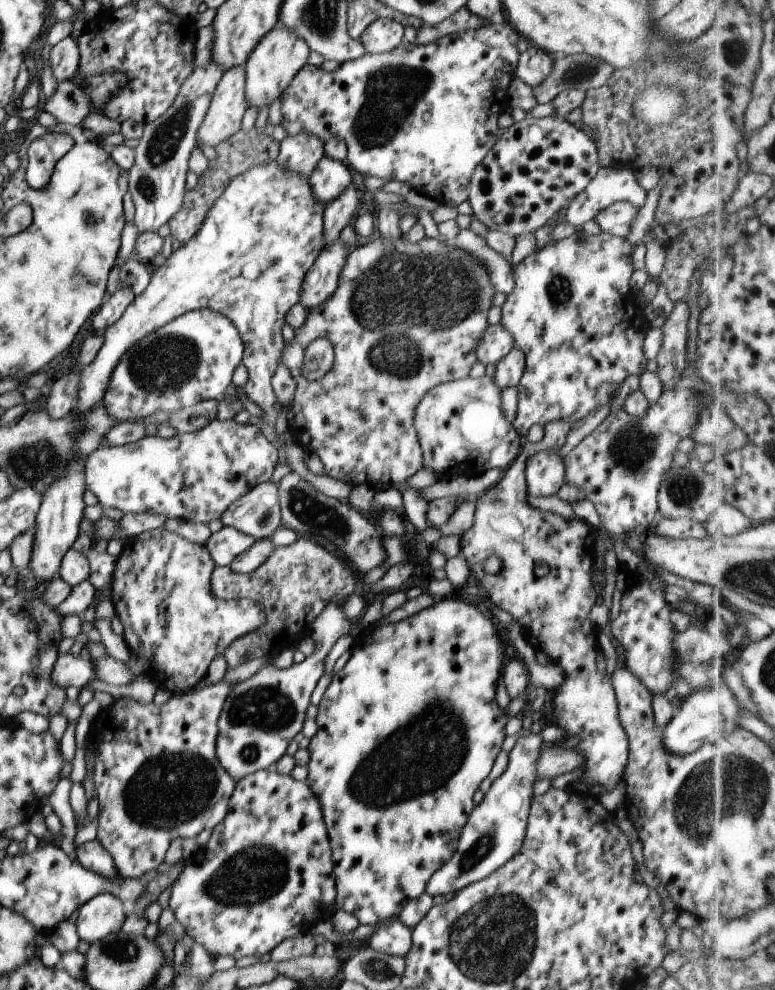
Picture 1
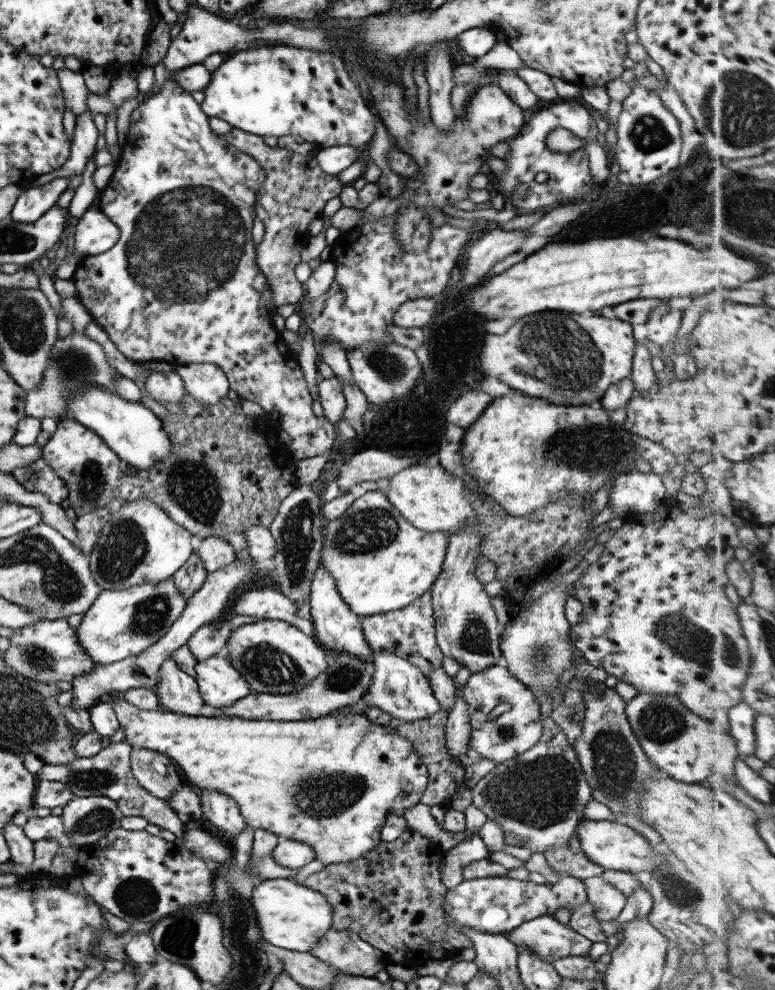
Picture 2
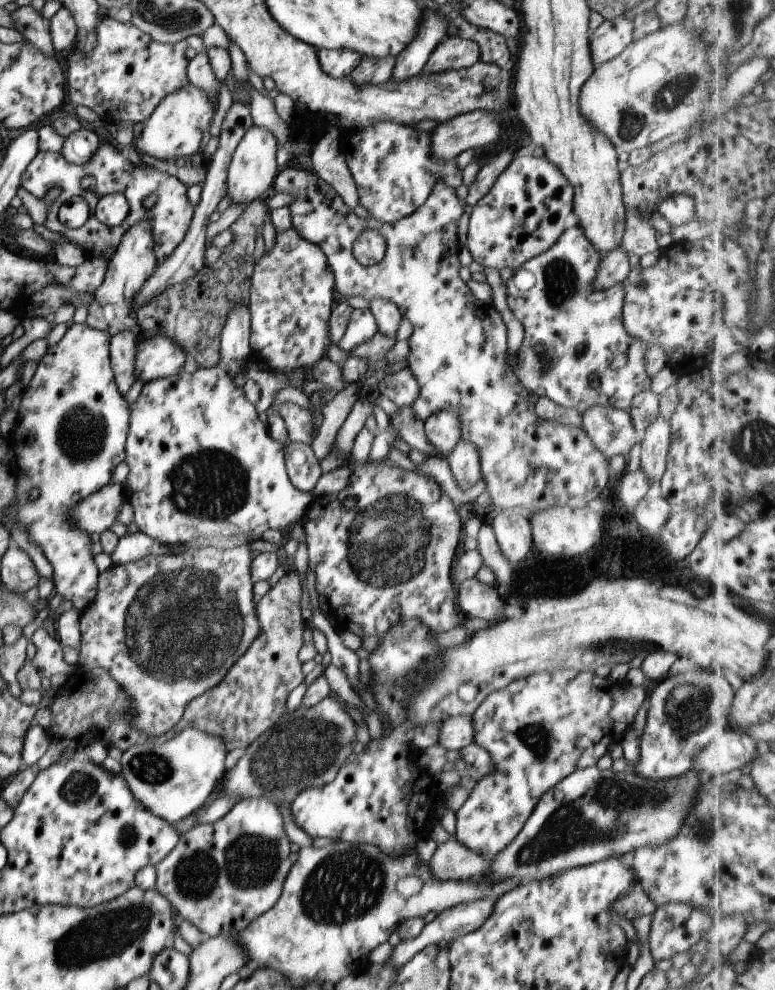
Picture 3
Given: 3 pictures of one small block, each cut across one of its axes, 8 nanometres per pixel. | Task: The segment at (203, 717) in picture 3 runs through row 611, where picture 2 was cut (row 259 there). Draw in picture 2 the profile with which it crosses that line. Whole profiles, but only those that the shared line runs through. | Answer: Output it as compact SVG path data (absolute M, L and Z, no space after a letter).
M233 127L220 138L238 151L249 154L266 172L266 179L262 181L254 203L257 217L265 226L265 236L255 247L256 262L268 280L276 306L296 305L306 294L304 284L296 279L294 268L301 262L302 250L311 238L308 224L322 216L326 202L338 196L344 184L338 175L326 174L320 168L316 156L322 147L307 155L278 146L271 148L262 137Z

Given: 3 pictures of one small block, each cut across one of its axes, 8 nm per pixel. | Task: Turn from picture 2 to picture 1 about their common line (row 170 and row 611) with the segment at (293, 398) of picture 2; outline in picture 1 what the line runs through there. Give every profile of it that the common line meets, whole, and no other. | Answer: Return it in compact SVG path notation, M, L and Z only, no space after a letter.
M164 527L146 531L136 538L124 542L121 553L116 557L111 578L111 596L115 616L123 624L123 637L132 654L150 661L151 675L157 689L168 690L172 695L187 693L200 687L208 672L210 662L237 638L256 633L266 622L266 613L258 601L250 599L219 599L213 593L212 576L215 562L208 547L190 542Z

